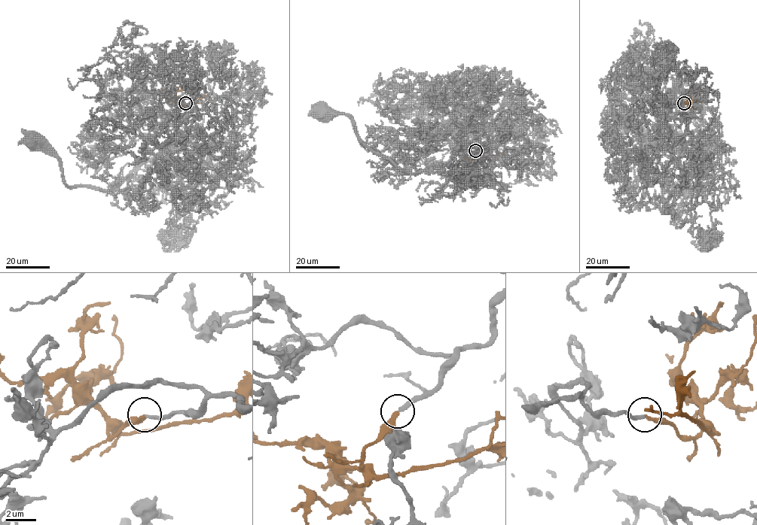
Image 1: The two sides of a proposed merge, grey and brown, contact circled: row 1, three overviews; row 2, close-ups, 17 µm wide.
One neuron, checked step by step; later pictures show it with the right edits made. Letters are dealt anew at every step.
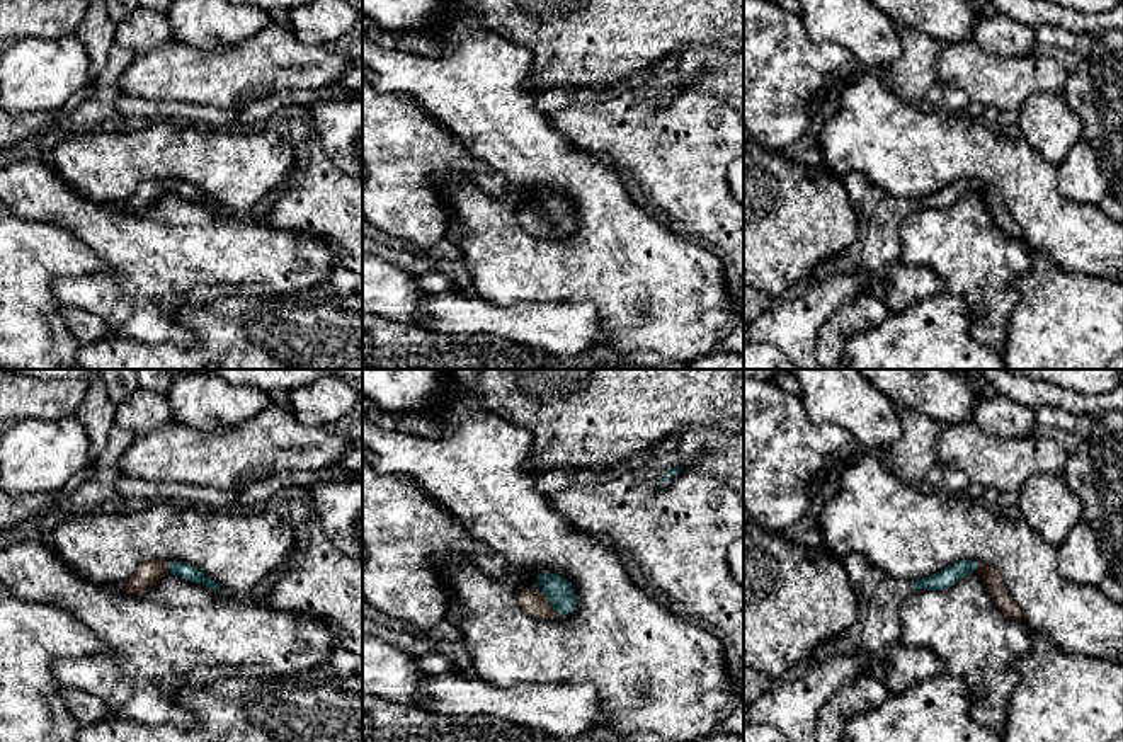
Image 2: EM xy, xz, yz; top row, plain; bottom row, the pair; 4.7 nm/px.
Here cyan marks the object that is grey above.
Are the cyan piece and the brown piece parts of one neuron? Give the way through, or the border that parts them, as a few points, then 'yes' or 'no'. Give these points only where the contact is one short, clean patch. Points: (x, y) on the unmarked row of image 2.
way xz (558, 210), (550, 220), (533, 220); yes

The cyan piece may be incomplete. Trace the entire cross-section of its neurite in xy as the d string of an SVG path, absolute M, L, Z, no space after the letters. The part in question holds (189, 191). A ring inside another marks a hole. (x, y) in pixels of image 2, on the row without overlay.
M165 179L143 180L138 189L131 194L131 197L123 201L123 206L126 211L140 213L150 209L150 206L155 204L160 197L163 197L168 191L194 203L202 203L213 209L221 208L214 199L208 197L194 184L189 184L185 180Z

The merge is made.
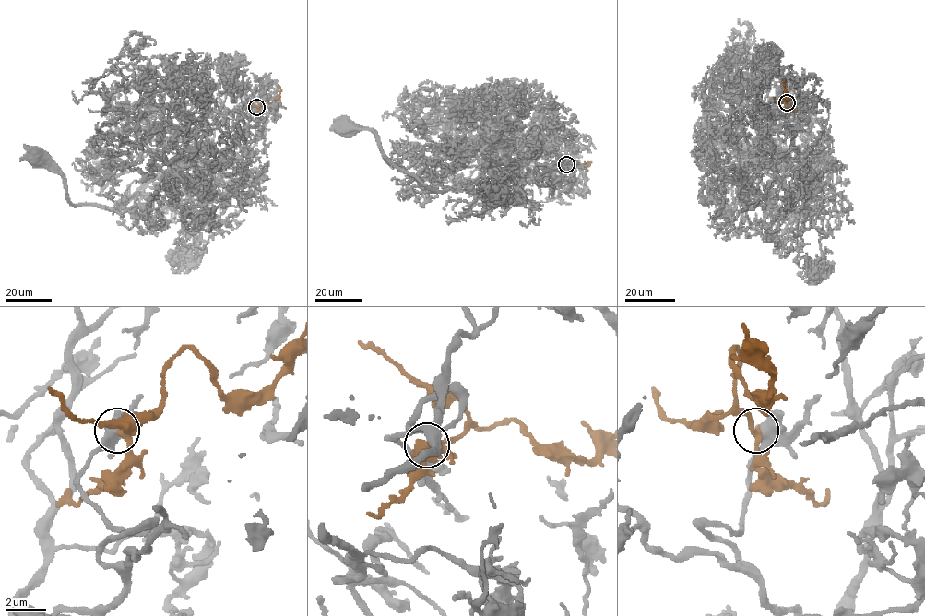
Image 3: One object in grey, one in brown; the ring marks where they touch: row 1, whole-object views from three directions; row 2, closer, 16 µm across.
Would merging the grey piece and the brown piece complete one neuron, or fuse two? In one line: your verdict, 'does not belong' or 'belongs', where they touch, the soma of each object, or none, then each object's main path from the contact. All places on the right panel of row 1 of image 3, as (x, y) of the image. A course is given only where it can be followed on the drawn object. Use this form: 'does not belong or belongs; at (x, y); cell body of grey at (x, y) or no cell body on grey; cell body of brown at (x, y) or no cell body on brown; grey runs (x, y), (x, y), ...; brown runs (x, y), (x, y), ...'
belongs; at (787, 102); cell body of grey at (746, 158); no cell body on brown; grey runs (787, 102), (791, 165), (814, 207), (765, 207), (744, 158); brown runs (787, 102), (784, 93), (786, 98), (788, 97), (783, 79)

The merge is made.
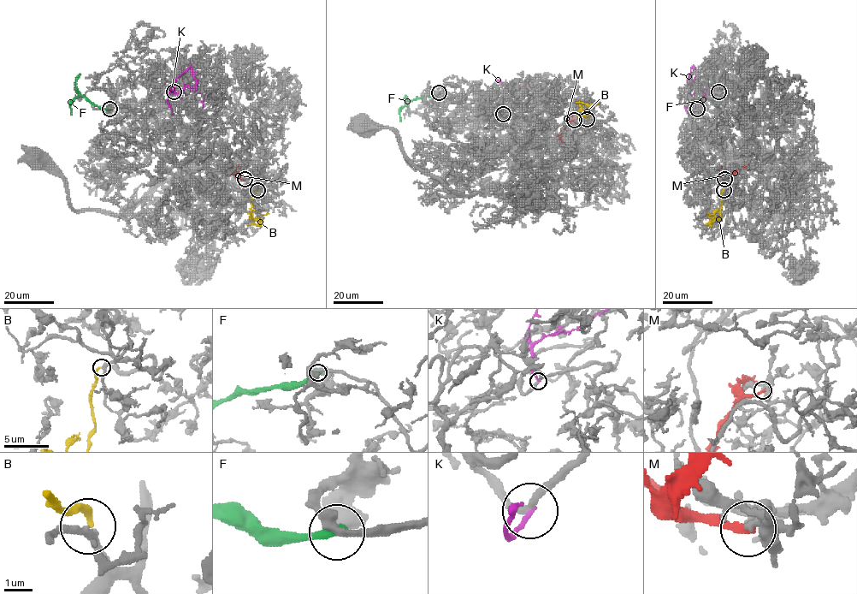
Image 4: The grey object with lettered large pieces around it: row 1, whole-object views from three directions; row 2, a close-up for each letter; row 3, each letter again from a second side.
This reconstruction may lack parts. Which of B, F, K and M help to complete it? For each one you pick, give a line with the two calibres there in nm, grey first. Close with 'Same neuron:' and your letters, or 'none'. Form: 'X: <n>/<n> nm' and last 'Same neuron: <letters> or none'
B: 280/240 nm
Same neuron: B

